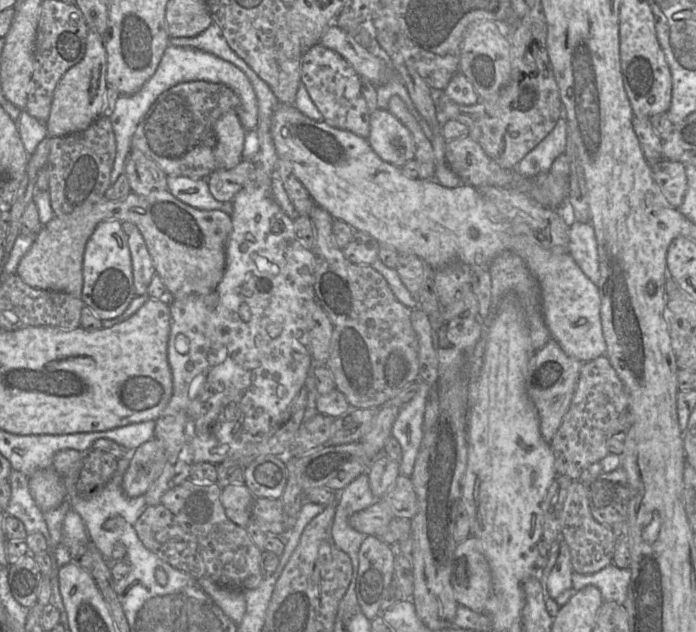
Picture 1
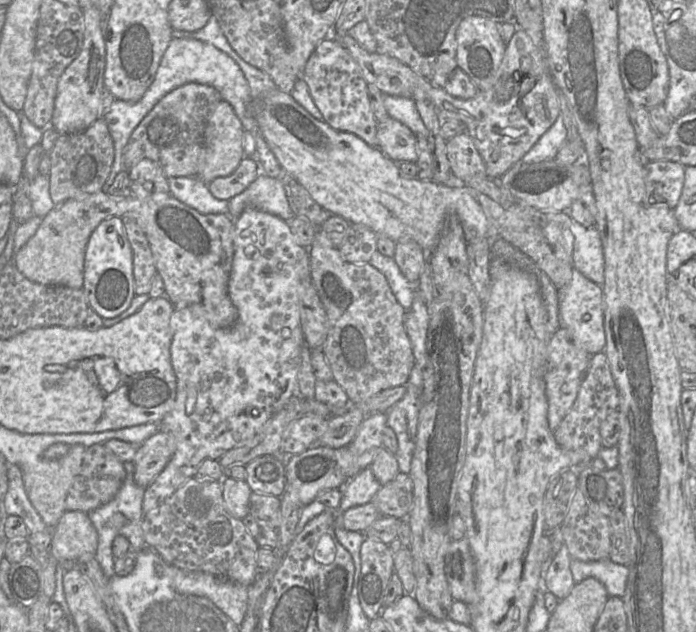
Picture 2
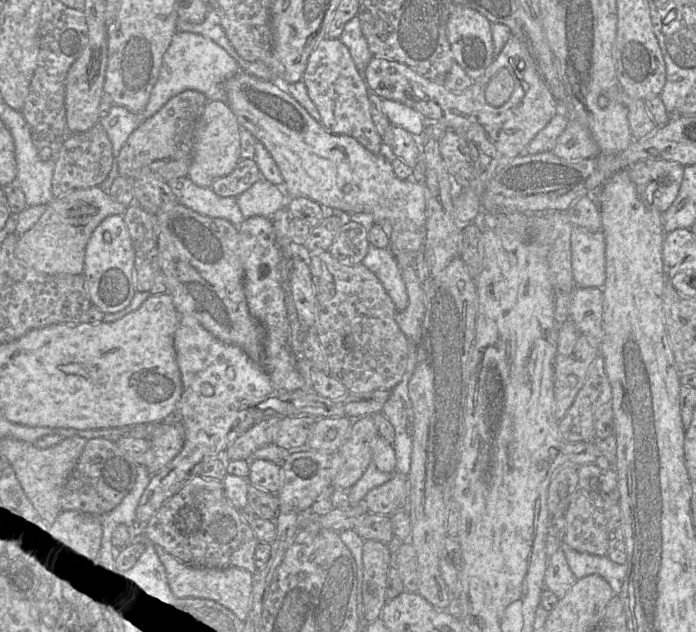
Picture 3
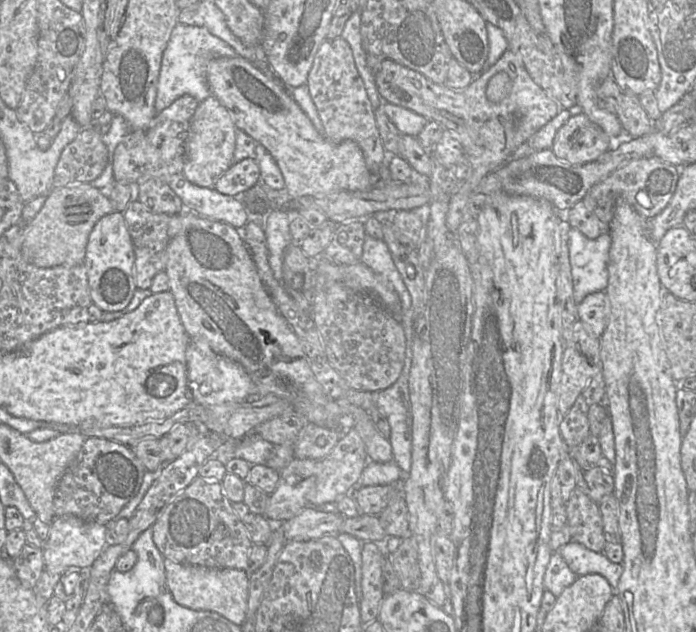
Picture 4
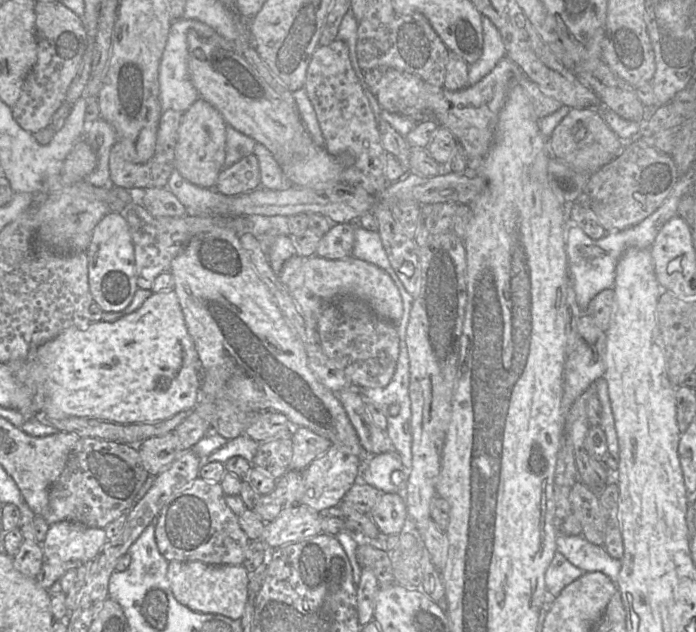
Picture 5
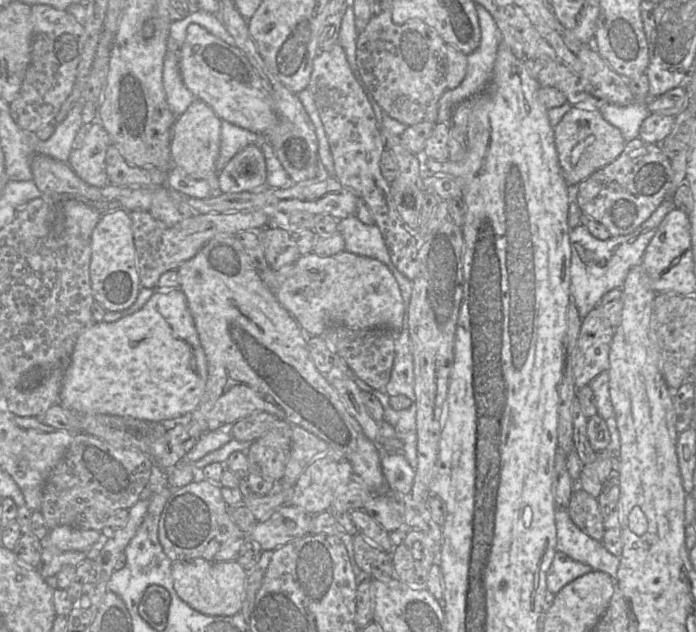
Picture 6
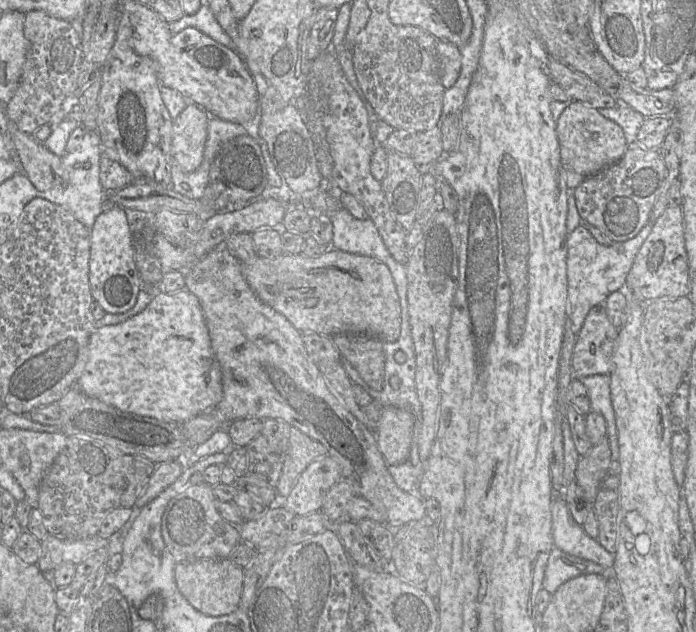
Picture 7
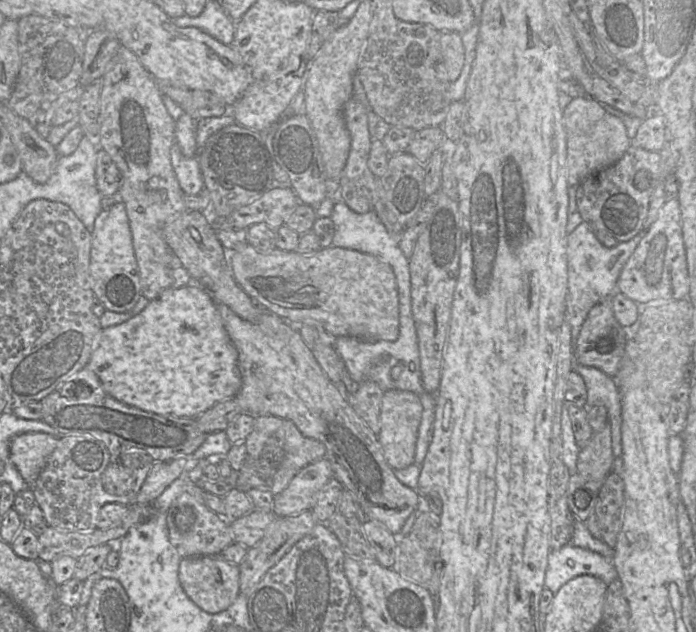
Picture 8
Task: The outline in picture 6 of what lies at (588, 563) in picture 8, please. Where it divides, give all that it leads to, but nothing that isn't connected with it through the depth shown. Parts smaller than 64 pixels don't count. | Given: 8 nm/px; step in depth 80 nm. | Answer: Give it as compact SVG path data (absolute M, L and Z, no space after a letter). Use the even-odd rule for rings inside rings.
M557 551L546 575L547 590L557 594L564 586L591 571L595 570Z

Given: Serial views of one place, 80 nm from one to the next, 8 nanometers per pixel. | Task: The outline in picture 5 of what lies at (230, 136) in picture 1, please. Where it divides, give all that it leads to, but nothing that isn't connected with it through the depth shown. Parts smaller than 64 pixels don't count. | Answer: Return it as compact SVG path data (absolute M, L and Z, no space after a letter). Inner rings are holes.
M198 98L183 113L175 146L175 169L189 182L200 187L214 188L224 168L227 123L209 102Z

